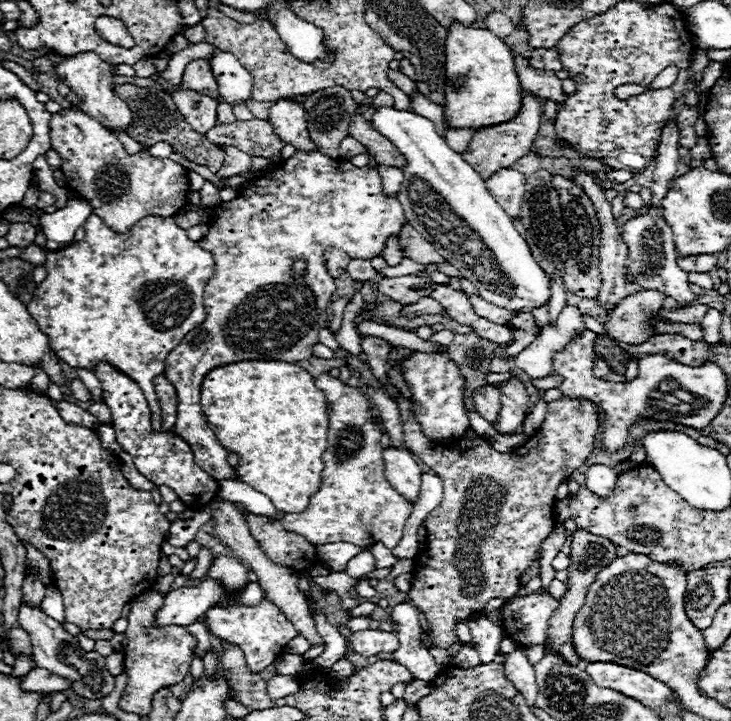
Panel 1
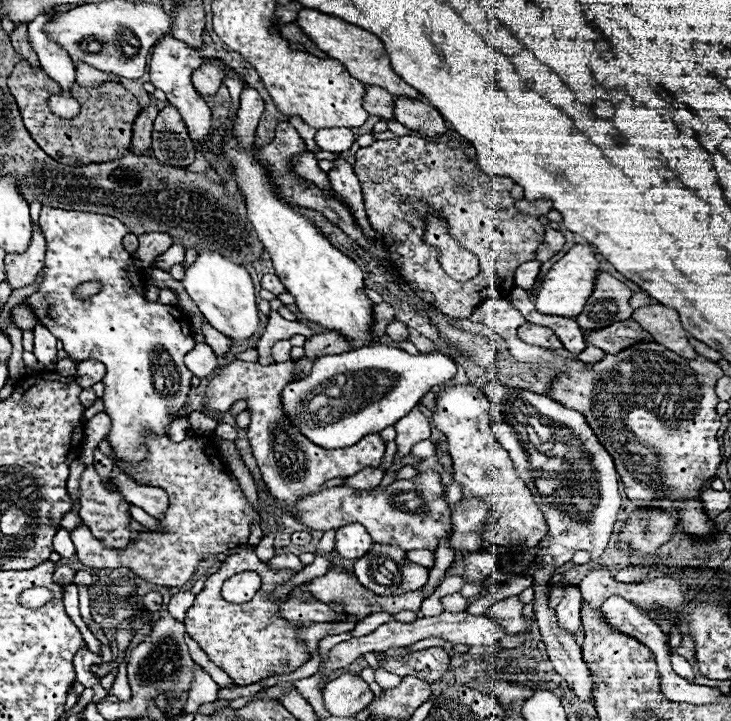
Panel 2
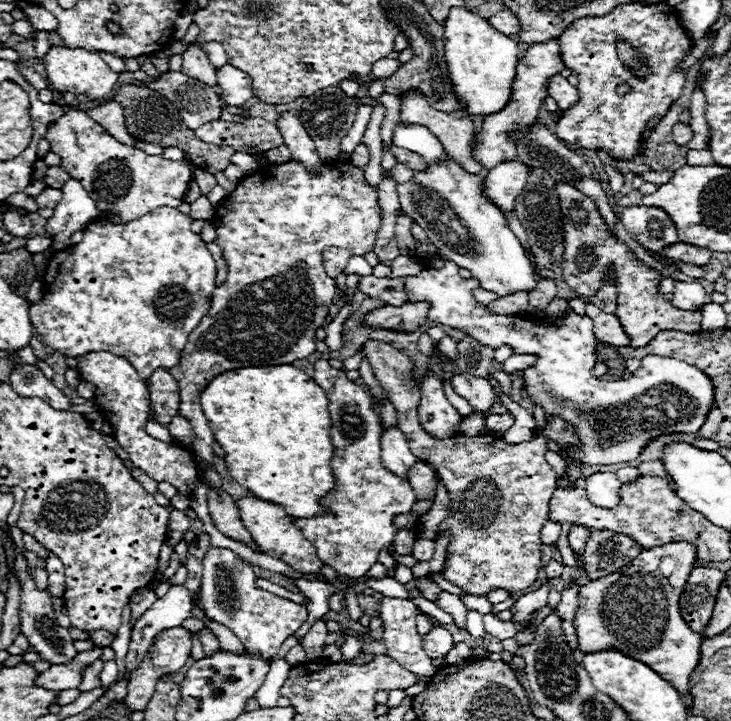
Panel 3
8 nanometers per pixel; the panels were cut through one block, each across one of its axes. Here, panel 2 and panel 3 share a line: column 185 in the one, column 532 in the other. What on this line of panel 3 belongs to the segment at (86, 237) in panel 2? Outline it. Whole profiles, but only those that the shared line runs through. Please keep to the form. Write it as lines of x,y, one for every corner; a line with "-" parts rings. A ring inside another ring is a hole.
412,222
412,238
416,240
416,254
418,256
428,256
442,258
444,268
424,268
418,276
404,276
404,288
408,288
408,300
428,300
432,308
428,310
428,320
434,320
438,324
446,324
450,328
462,330
464,334
472,336
484,346
490,346
492,350
500,346
510,346
514,354
530,354
536,356
536,364
532,368
522,370
522,380
526,394
530,400
538,406
544,408
546,418
560,418
568,422
574,428
574,434
578,436
580,448
564,448
560,446
562,458
570,460
574,464
620,464
620,462
632,462
640,456
640,452
646,448
646,444
662,434
674,434
674,432
684,432
684,434
696,434
698,428
704,424
712,400
714,400
714,386
712,380
700,372
696,366
690,366
684,361
680,361
664,356
646,356
642,358
642,366
628,378
628,380
618,380
618,382
606,382
600,378
594,378
591,370
597,360
595,356
596,338
592,334
592,320
588,316
580,316
572,312
572,316
558,320
558,324
548,322
546,318
524,314
524,316
512,316
512,314
492,314
488,308
472,296
474,288
480,288
480,282
476,278
462,278
458,274
458,266
452,264
446,256
440,254
440,250
424,236
424,230

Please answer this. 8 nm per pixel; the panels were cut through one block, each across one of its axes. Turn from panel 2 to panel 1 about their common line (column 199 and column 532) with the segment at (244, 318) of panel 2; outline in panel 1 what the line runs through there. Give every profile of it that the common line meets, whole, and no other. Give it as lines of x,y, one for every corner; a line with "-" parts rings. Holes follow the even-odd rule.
384,106
374,114
374,128
382,136
388,136
388,140
392,140
392,144
396,144
396,148
400,148
400,152
404,152
408,160
408,164
402,168
404,182
414,182
414,184
402,184
396,196
406,212
408,222
436,248
436,252
448,264
452,264
456,270
466,274
466,278
478,288
480,296
486,302
518,312
530,312
532,308
542,306
546,300
550,300
550,286
546,272
534,260
526,240
514,228
512,218
486,190
480,174
444,142
444,138
436,132
434,124
428,118
408,110
394,110
392,106

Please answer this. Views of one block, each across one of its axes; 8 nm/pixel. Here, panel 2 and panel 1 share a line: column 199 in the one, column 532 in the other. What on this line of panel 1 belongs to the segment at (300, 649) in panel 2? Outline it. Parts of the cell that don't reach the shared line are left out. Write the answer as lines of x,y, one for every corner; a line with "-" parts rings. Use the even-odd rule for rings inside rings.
534,592
530,596
524,598
516,598
508,604
502,606
502,628
504,632
518,644
544,644
546,638
546,630
548,630
548,618
552,616
552,612
558,608
558,600
554,600
548,592
540,594

